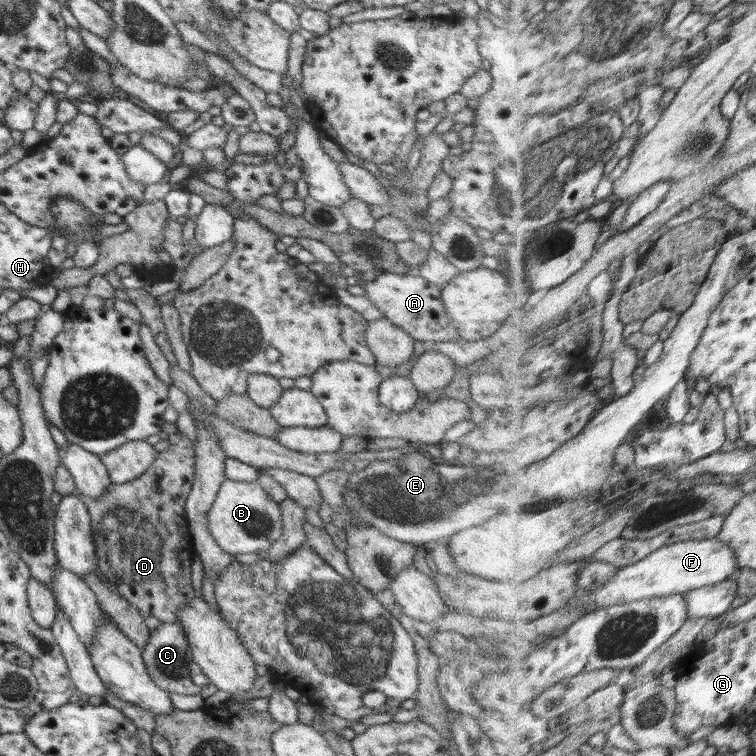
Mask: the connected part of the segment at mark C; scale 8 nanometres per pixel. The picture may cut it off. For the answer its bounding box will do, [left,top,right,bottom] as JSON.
[141,623,209,695]

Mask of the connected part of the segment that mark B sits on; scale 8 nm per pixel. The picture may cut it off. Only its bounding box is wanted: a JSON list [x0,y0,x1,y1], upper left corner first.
[206,479,282,555]

